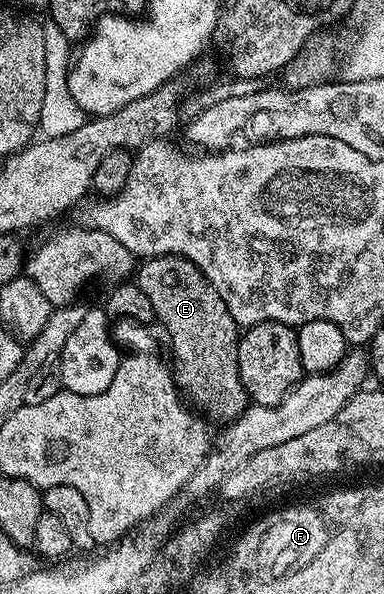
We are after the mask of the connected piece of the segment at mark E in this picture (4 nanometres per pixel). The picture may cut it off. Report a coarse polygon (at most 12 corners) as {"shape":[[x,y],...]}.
{"shape":[[172,253],[137,284],[171,336],[169,368],[204,418],[249,398],[241,327],[211,280]]}

